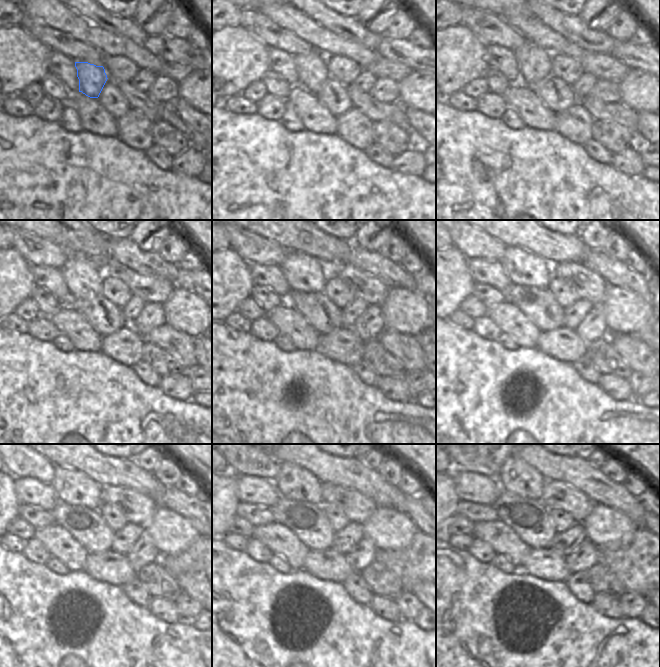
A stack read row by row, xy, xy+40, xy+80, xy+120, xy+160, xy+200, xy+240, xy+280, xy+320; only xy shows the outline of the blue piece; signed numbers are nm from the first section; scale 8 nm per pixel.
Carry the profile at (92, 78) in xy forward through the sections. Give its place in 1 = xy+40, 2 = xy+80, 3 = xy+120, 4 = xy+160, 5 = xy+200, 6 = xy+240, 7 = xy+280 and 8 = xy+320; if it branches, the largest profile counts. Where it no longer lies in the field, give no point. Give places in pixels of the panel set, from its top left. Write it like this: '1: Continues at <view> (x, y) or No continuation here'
1: Continues at xy+40 (312, 71)
2: Continues at xy+80 (534, 62)
3: Continues at xy+120 (84, 280)
4: Continues at xy+160 (304, 273)
5: Continues at xy+200 (524, 268)
6: Continues at xy+240 (73, 487)
7: Continues at xy+280 (293, 482)
8: Continues at xy+320 (515, 475)

